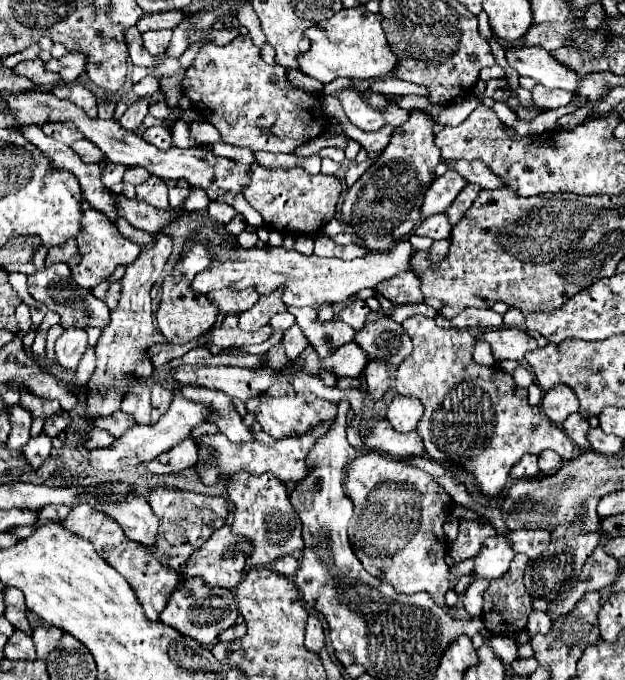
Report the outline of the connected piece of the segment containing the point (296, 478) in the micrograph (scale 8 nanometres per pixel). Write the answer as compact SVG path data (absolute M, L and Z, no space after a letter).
M326 420L320 422L314 430L310 430L308 434L300 434L300 436L292 436L292 438L280 438L274 444L264 444L258 440L252 442L230 442L224 434L212 434L212 436L204 436L200 446L200 462L198 462L198 472L202 476L202 480L206 484L216 484L218 478L224 478L228 472L270 472L274 474L280 482L284 484L300 484L308 474L310 474L310 466L306 464L308 452L310 448L316 444L318 438L322 438L330 428L332 428L334 420Z

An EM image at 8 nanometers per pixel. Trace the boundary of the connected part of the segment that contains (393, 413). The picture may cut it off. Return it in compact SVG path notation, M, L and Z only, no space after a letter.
M396 396L388 406L388 422L398 432L412 432L416 430L416 424L420 422L424 410L416 398L404 398Z

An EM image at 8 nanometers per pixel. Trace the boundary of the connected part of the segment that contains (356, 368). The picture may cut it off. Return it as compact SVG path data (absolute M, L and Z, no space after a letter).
M348 342L344 346L340 346L340 350L336 350L336 354L332 354L332 358L328 358L328 366L332 366L332 370L336 370L336 376L360 376L362 370L368 364L368 354L364 354L364 350L360 350L360 346L356 346L356 342Z

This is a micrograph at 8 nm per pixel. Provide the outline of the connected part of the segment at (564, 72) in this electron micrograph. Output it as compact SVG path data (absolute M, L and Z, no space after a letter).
M518 46L506 52L508 64L516 68L522 76L530 76L532 80L544 84L546 88L564 88L576 94L576 82L578 74L564 66L562 62L556 62L546 50L542 48L528 48Z

